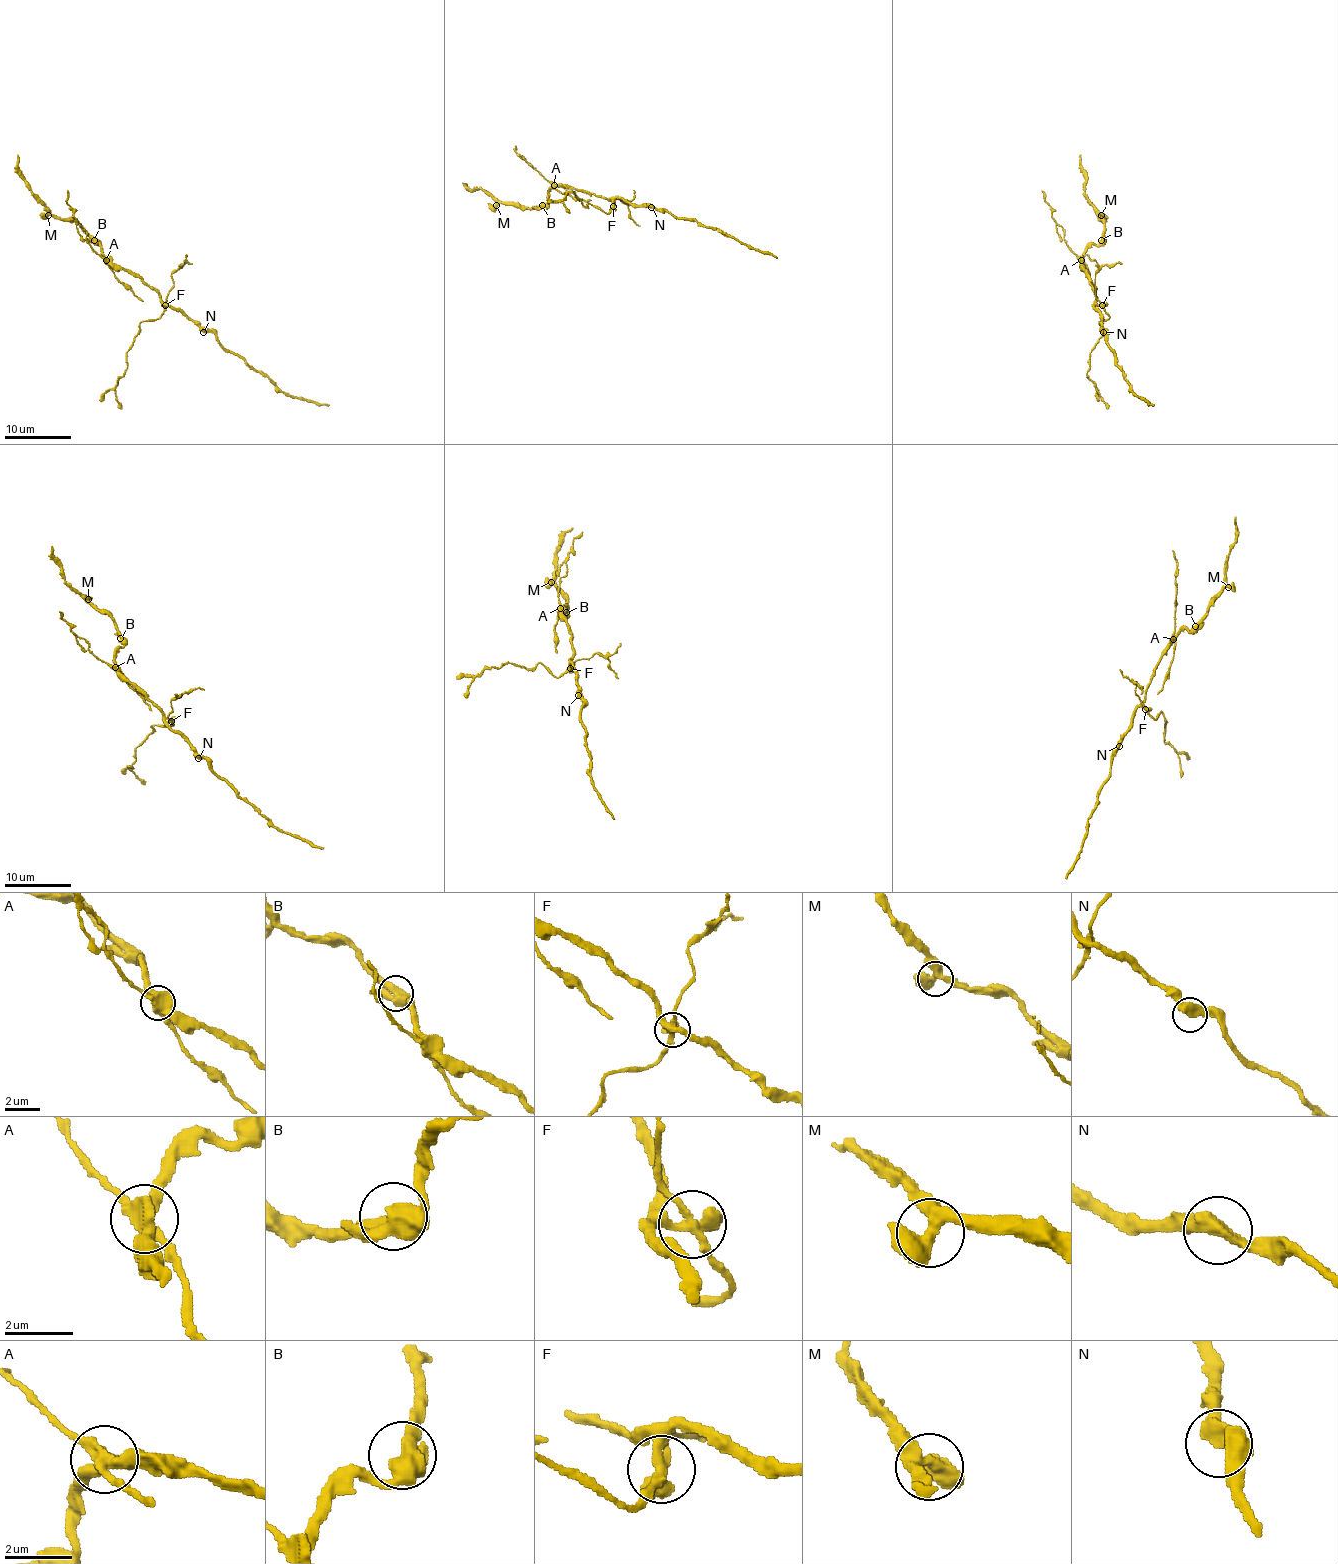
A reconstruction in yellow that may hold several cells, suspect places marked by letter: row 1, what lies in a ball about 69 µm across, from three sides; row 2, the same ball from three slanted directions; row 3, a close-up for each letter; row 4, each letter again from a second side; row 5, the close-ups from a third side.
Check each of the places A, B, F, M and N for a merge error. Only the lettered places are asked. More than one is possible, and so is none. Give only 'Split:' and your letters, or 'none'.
Split: A, F

